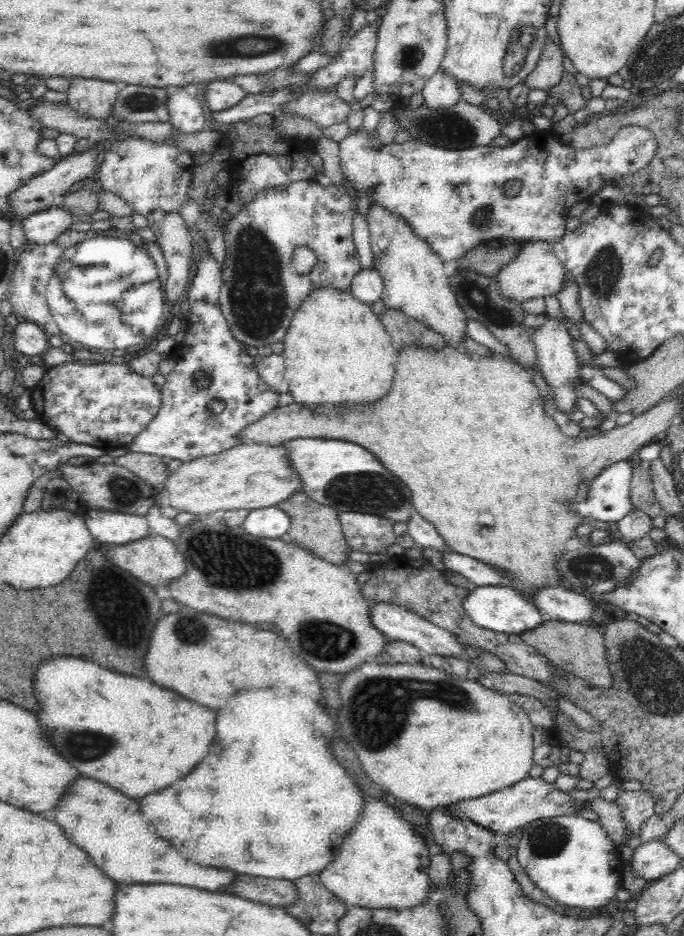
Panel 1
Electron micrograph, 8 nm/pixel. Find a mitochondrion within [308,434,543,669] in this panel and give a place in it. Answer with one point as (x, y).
(367, 491)

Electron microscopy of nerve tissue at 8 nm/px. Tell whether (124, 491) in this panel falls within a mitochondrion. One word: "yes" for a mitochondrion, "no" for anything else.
yes

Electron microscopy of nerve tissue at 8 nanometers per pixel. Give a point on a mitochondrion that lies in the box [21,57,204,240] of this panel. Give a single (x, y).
(137, 102)

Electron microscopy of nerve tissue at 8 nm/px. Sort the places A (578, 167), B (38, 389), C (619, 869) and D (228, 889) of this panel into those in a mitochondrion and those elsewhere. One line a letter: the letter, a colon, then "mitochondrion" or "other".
A: other
B: other
C: other
D: other

